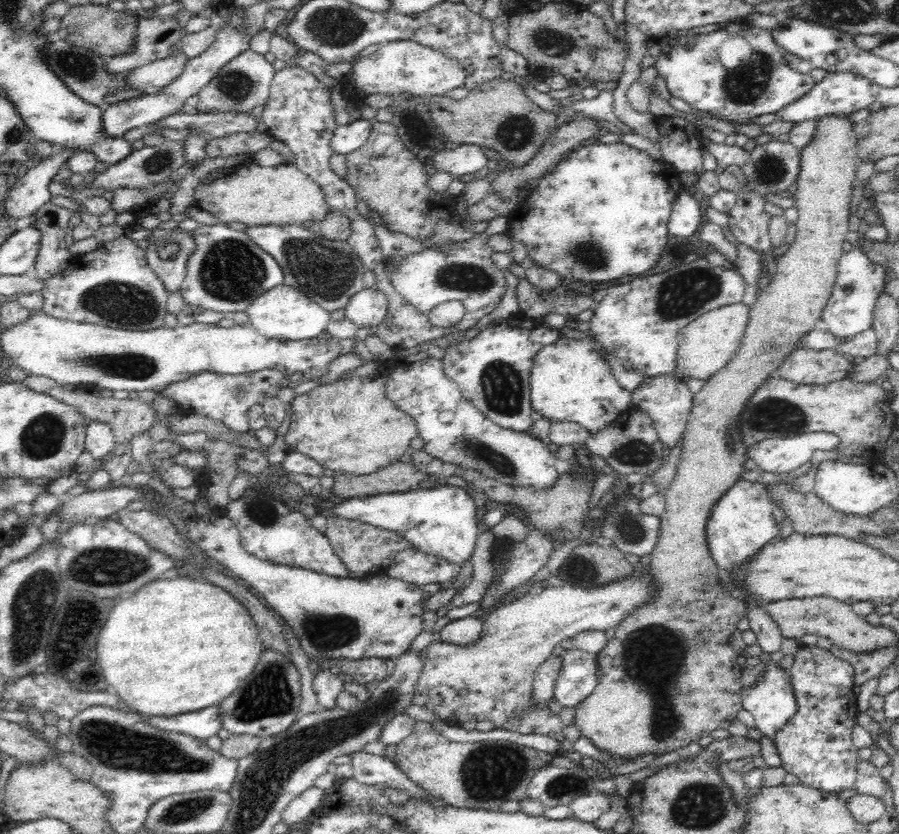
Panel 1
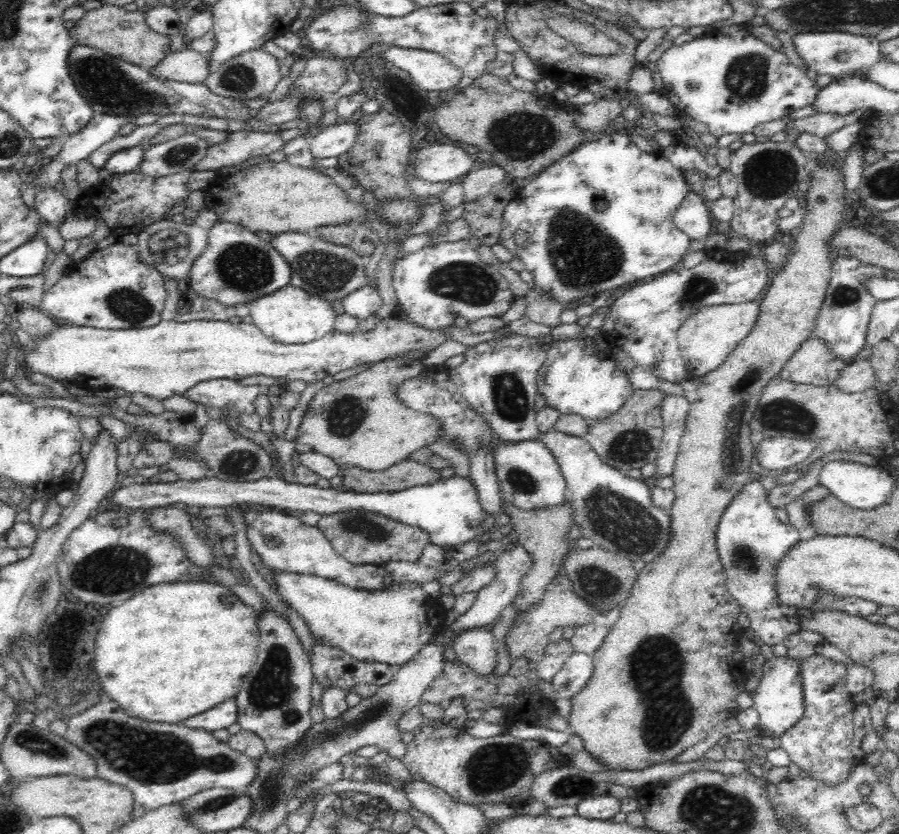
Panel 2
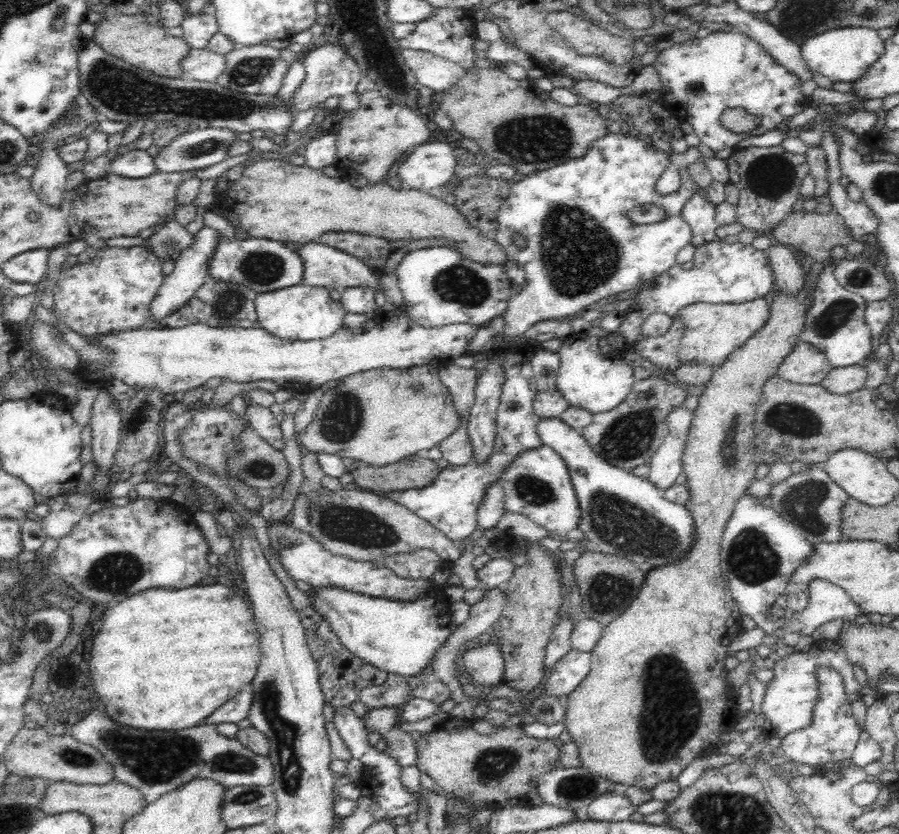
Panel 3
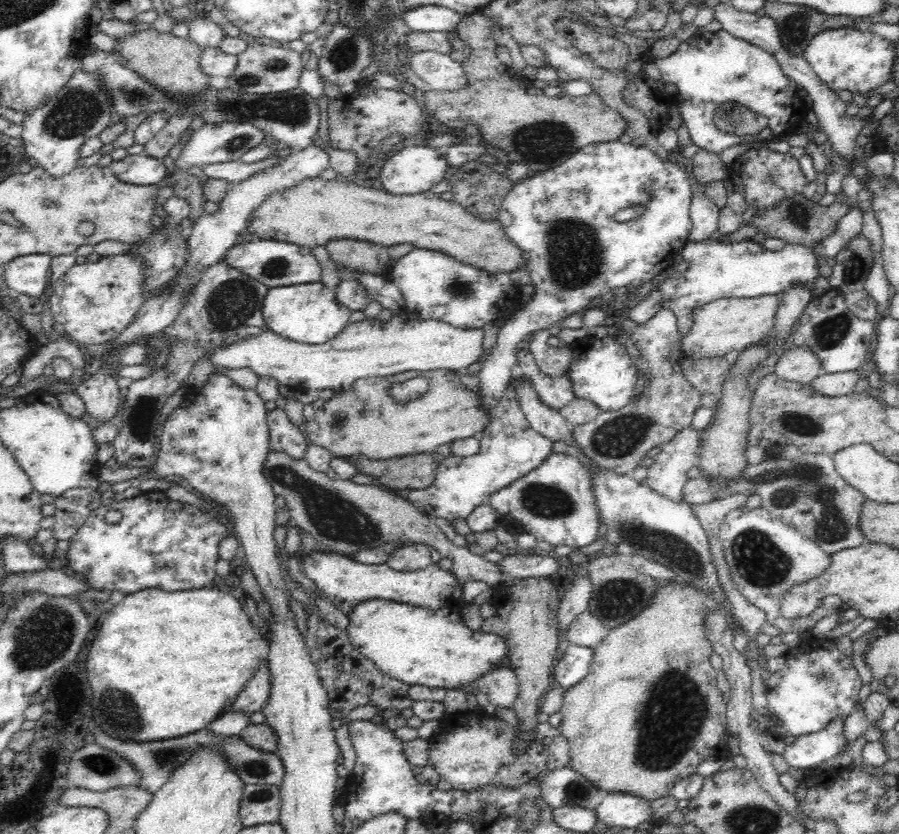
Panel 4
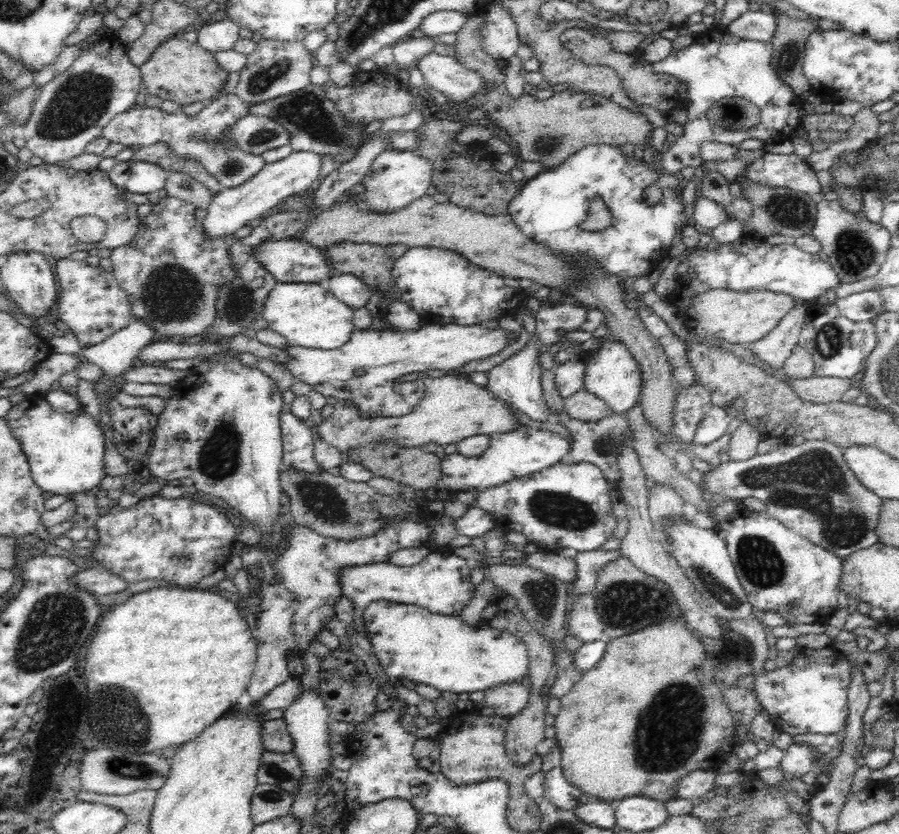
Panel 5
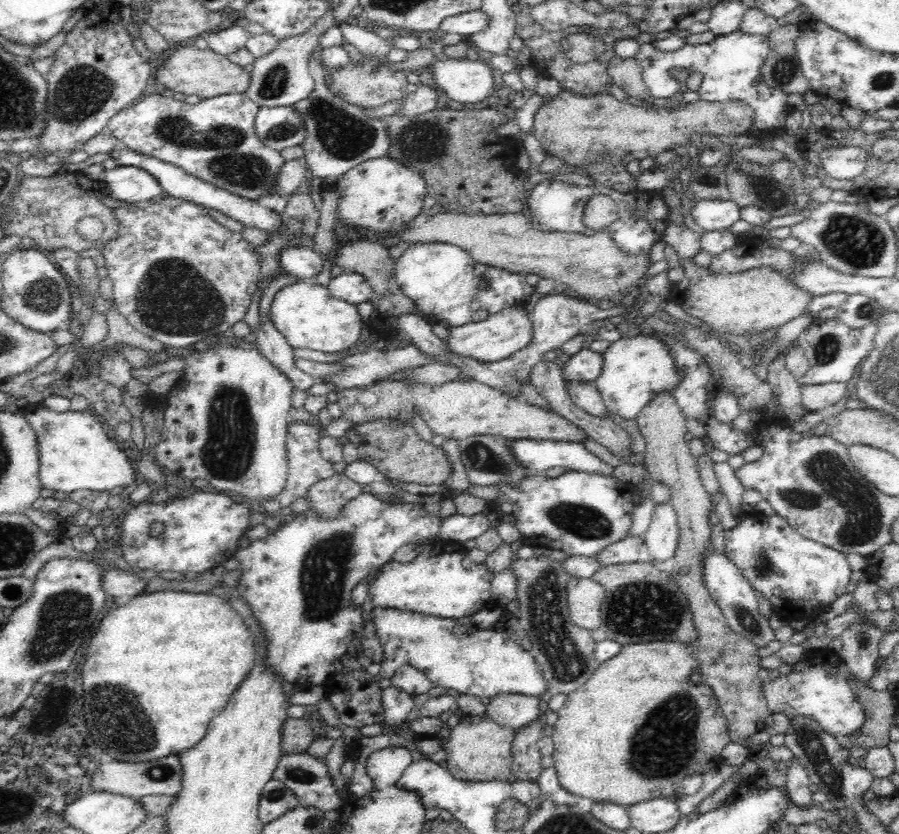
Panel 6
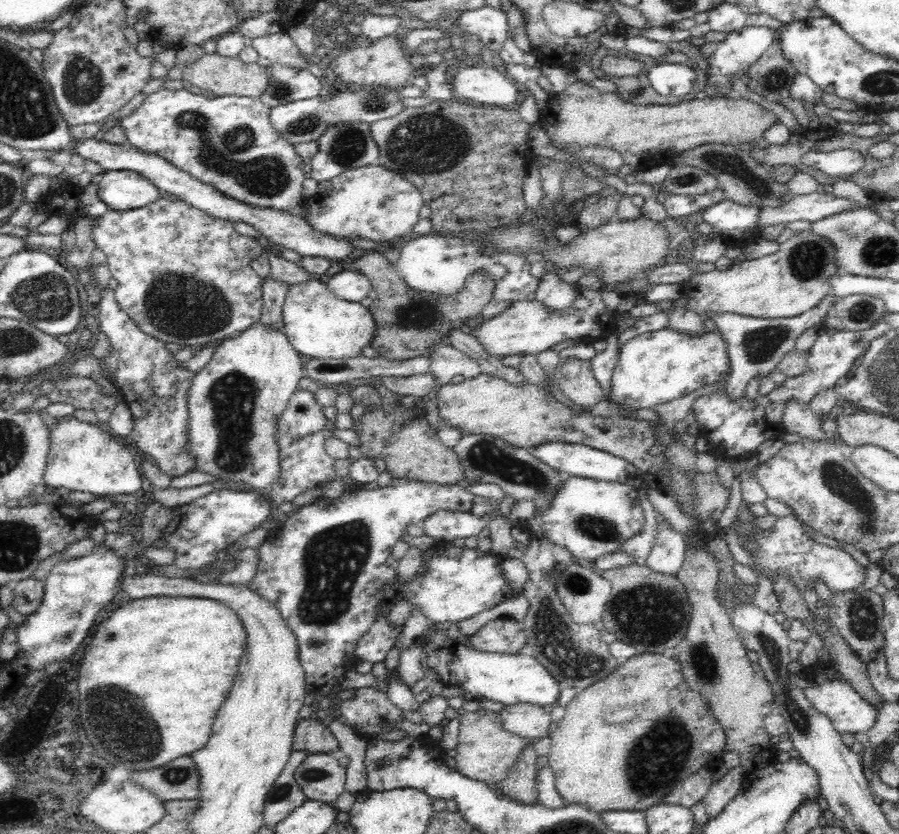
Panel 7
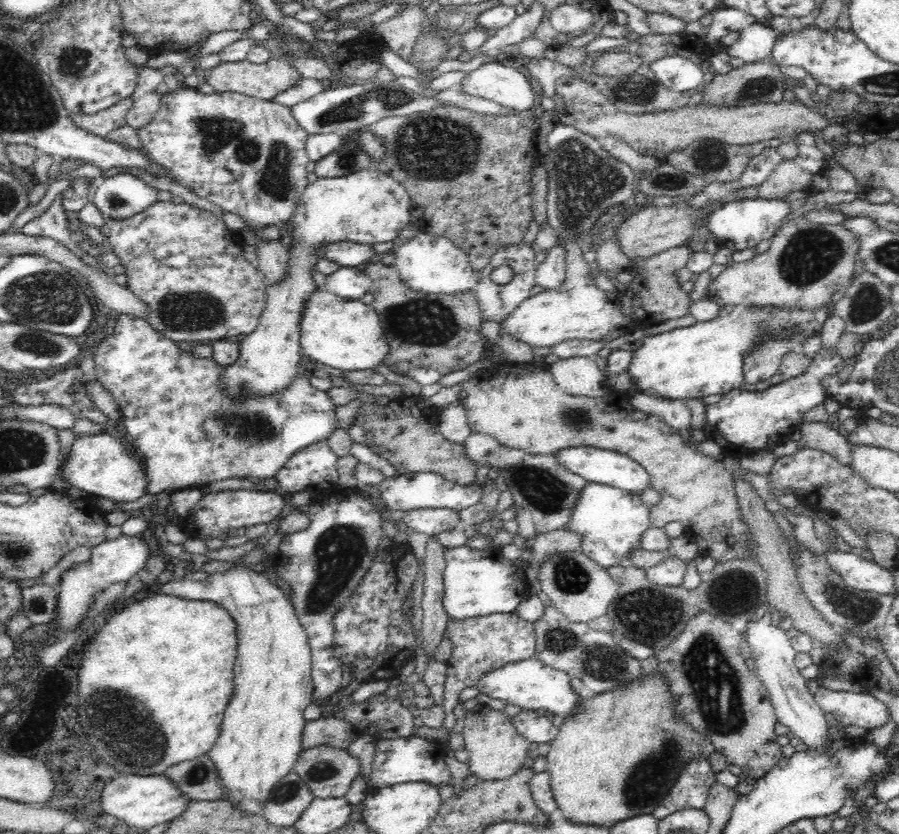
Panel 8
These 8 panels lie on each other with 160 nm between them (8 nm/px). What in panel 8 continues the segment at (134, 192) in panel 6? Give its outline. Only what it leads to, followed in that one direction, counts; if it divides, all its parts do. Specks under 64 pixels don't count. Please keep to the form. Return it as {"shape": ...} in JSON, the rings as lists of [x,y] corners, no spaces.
{"shape":[[[130,173],[103,178],[93,188],[91,200],[105,219],[125,219],[158,201],[158,190]]]}

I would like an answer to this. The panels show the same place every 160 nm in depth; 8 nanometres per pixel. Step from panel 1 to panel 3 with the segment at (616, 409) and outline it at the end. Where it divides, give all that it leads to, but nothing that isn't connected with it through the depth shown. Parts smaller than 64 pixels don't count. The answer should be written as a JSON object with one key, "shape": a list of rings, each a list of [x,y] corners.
{"shape":[[[572,332],[568,337],[565,337],[565,341],[556,353],[559,356],[559,369],[555,388],[562,393],[570,407],[583,408],[592,414],[616,408],[628,396],[633,384],[637,380],[632,374],[632,366],[626,363],[622,353],[610,347],[605,338],[588,336],[586,333],[576,334]]]}

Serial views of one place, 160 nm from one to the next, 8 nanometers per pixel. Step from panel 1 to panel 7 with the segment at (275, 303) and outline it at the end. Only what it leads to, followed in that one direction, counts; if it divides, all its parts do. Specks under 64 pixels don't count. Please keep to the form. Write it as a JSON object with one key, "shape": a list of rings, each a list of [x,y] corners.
{"shape":[[[309,279],[293,284],[286,293],[283,304],[283,333],[290,344],[305,359],[345,359],[362,355],[362,349],[370,345],[375,335],[373,314],[359,302],[348,302],[335,296],[326,284]]]}

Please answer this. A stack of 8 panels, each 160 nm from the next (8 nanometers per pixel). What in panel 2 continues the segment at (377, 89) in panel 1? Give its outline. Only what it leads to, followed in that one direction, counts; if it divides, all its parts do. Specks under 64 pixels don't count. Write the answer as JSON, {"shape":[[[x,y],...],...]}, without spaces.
{"shape":[[[389,46],[383,60],[410,74],[414,84],[428,93],[452,89],[463,77],[463,72],[454,63],[427,50]]]}

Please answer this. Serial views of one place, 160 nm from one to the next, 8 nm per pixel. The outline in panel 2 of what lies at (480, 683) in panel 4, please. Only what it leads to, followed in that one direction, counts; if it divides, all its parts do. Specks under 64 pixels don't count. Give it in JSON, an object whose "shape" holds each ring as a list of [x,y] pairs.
{"shape":[[[486,627],[468,629],[455,634],[449,642],[457,660],[468,665],[474,673],[487,675],[497,664],[494,635]]]}

